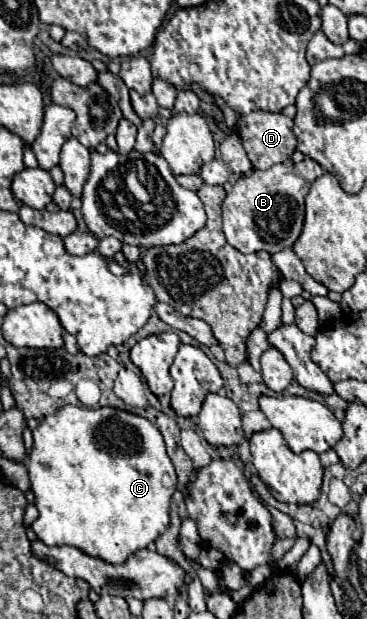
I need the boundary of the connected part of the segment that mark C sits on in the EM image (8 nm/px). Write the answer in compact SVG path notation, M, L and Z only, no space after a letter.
M62 405L60 411L46 415L34 429L34 447L28 455L28 477L40 513L32 529L46 545L70 545L108 563L124 563L130 553L156 541L170 521L170 497L176 489L174 465L166 455L156 425L130 411Z

